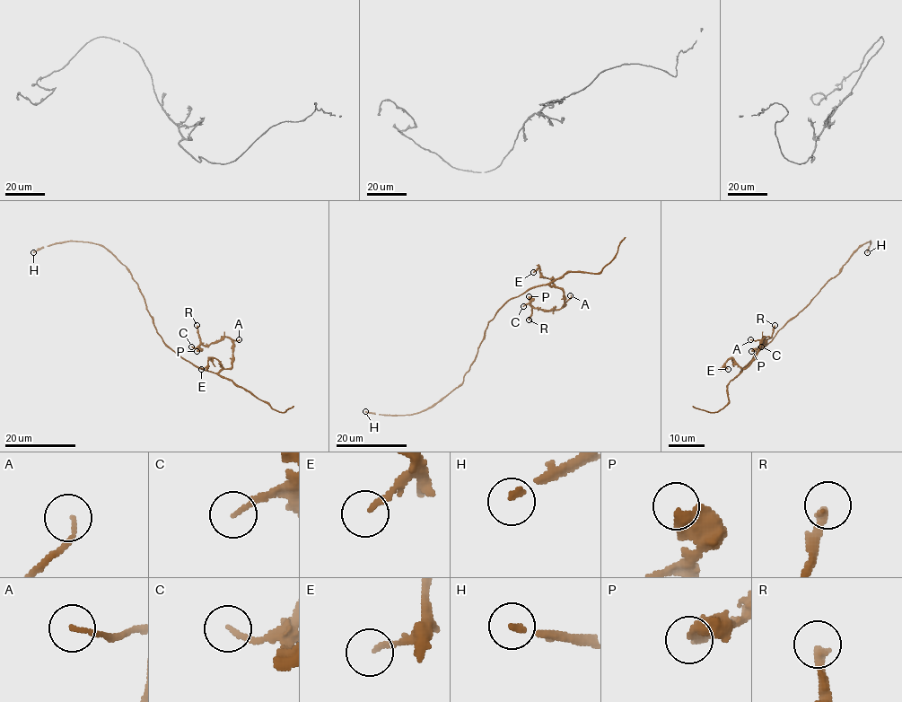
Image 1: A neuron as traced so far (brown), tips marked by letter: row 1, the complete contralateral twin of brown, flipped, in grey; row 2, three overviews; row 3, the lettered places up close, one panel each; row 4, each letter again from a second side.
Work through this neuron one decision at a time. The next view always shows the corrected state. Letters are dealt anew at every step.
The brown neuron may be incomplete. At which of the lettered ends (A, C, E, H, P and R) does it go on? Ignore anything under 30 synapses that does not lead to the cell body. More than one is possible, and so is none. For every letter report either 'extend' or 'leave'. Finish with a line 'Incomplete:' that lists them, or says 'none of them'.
A: leave
C: leave
E: leave
H: extend
P: leave
R: leave
Incomplete: H

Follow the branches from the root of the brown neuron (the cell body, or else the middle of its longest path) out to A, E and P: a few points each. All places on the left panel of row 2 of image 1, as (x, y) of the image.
A: (155, 328), (162, 340), (178, 355), (214, 372), (232, 367), (232, 341), (239, 339)
E: (155, 328), (168, 346), (196, 366), (218, 372), (221, 364), (210, 358), (201, 369)
P: (155, 328), (168, 346), (196, 366), (214, 372), (232, 367), (232, 341), (227, 337), (201, 344), (197, 351)

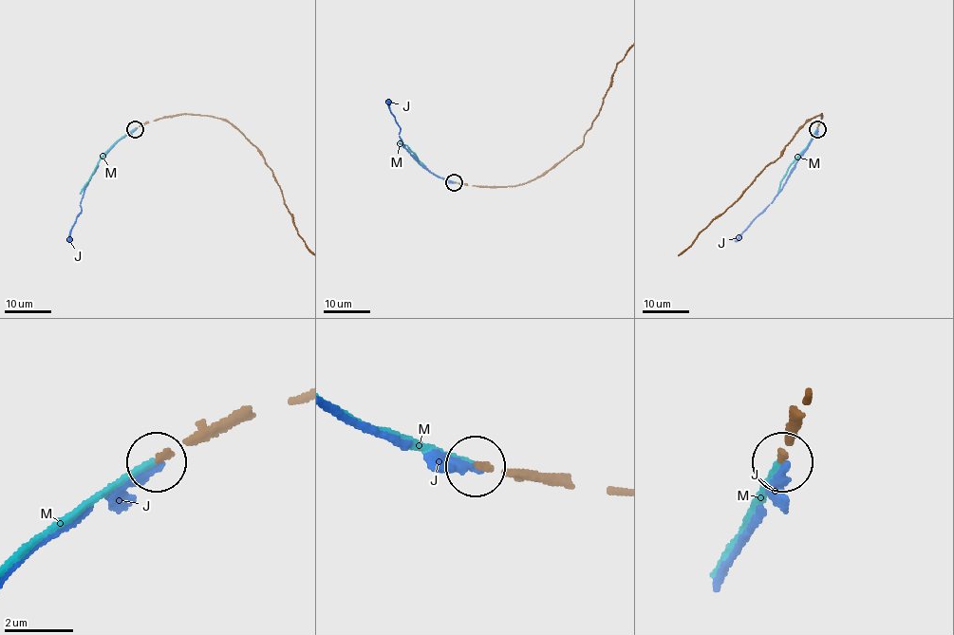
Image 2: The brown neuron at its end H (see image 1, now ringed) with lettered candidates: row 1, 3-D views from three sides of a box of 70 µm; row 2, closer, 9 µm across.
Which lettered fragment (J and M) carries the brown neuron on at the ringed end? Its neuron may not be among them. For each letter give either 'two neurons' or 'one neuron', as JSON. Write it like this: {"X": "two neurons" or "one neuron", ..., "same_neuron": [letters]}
{"J": "two neurons", "M": "one neuron", "same_neuron": ["M"]}

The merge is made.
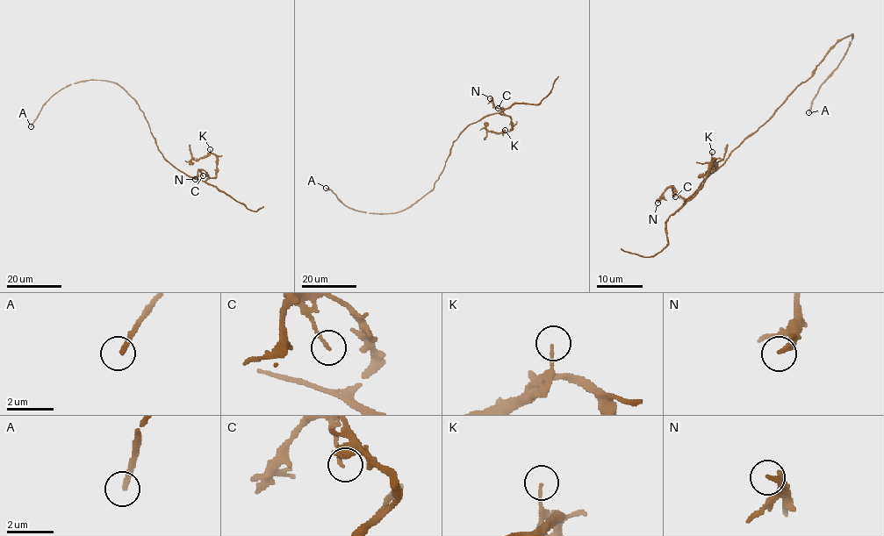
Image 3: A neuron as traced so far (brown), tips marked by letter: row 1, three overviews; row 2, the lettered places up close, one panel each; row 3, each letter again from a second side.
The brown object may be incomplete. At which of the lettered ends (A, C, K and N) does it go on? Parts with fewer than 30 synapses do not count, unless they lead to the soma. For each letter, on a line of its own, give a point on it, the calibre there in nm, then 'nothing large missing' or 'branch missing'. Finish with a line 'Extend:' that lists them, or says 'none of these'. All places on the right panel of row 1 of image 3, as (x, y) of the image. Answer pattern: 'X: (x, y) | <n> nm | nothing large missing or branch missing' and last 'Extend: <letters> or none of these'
A: (808, 112) | 240 nm | branch missing
C: (675, 196) | 120 nm | nothing large missing
K: (712, 152) | 110 nm | nothing large missing
N: (657, 203) | 320 nm | nothing large missing
Extend: A

